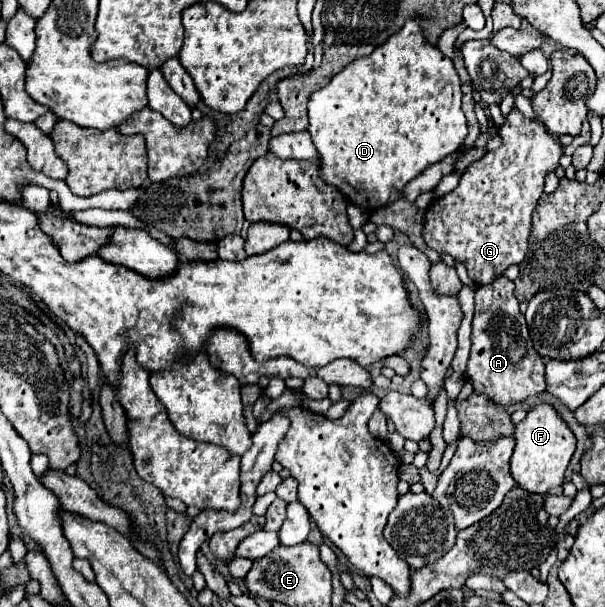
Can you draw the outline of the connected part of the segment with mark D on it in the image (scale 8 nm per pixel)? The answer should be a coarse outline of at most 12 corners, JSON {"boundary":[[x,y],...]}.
{"boundary":[[415,20],[311,94],[321,178],[359,208],[467,136]]}

